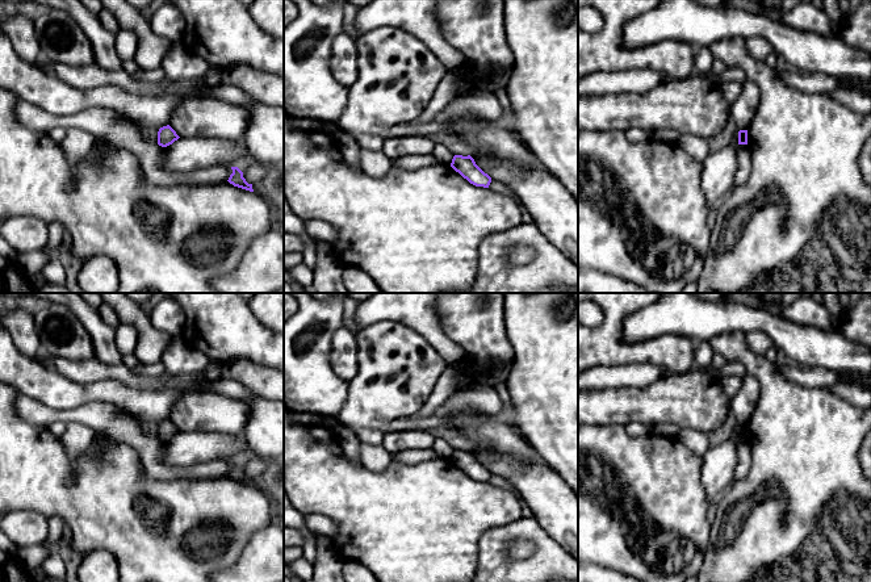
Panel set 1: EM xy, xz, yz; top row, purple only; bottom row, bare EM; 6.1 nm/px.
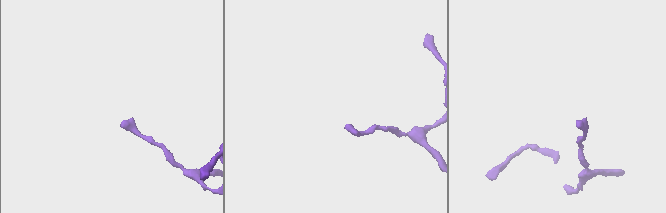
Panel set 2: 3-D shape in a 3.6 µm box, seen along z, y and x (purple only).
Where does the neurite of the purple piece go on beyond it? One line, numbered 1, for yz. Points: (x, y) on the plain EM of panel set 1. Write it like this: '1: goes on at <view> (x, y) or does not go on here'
1: goes on at yz (744, 402)

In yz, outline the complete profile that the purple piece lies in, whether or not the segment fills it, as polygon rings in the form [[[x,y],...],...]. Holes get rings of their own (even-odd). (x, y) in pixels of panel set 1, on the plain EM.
[[[746,373],[738,393],[730,399],[732,419],[740,423],[738,439],[748,439],[748,422],[758,405],[759,393],[759,382]]]

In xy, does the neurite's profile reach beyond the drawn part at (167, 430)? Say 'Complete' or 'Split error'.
Split error

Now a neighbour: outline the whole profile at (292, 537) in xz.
[[[284,528],[284,547],[300,547],[303,548],[303,537],[307,537],[307,540],[317,543],[317,533],[309,532],[305,533],[301,529],[296,528]]]

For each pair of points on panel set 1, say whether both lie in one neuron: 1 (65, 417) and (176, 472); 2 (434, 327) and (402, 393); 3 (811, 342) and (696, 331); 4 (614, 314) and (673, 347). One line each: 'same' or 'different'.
1: same
2: different
3: same
4: same

